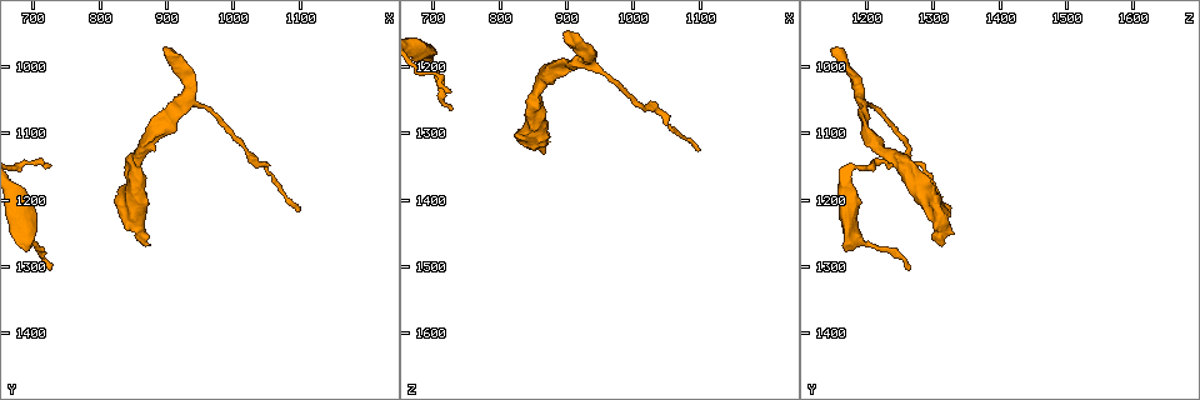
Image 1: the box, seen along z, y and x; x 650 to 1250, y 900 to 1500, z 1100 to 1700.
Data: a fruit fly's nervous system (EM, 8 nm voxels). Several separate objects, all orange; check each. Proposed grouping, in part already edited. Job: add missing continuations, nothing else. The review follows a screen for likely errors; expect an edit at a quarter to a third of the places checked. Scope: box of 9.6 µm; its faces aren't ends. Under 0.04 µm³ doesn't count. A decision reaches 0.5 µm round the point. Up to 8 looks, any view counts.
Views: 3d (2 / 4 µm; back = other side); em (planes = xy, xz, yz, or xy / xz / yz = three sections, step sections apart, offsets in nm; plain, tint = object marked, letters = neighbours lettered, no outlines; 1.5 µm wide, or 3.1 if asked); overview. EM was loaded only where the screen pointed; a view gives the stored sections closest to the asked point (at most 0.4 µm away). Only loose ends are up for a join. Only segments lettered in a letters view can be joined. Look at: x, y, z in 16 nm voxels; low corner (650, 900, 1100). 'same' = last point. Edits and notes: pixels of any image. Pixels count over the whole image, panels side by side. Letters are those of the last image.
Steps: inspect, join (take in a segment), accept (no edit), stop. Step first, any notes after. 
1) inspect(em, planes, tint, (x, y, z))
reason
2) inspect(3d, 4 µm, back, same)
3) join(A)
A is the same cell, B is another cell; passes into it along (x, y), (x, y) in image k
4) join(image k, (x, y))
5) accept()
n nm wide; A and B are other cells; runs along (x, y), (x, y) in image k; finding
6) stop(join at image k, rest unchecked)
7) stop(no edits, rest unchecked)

inspect(3d, 2 µm, (720, 1150, 1240))
thin end

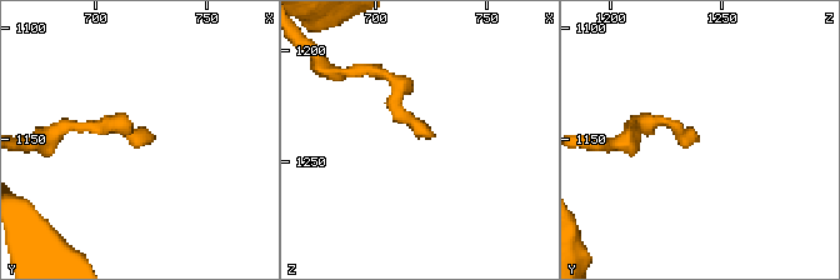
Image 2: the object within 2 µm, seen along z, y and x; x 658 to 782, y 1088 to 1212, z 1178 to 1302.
inspect(em, planes, plain, (724, 1147, 1239))
shape alone is not enough

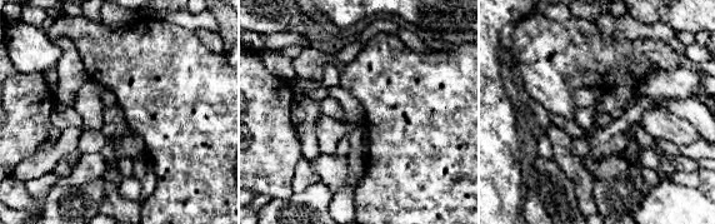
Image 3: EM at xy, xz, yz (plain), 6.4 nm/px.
inspect(em, planes, letters, same)
what lies round it

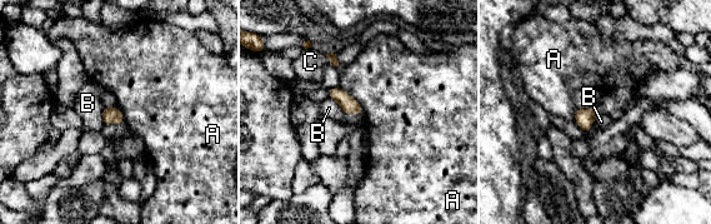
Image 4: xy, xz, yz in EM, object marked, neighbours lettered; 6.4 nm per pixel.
accept()
A, B and C are other cells; border along (340, 86), (356, 100), (364, 113) in image 4; none of them fits

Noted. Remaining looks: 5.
inspect(3d, 4 µm, (900, 975, 1145))

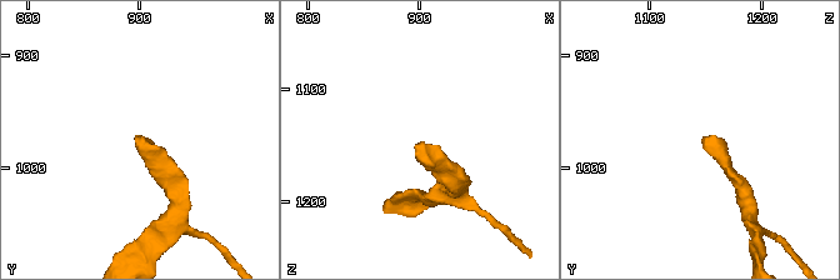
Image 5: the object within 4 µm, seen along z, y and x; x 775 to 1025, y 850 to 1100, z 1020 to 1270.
inspect(em, yz, step 4, tint, (900, 976, 1148))

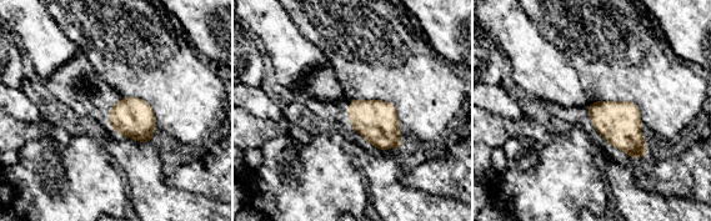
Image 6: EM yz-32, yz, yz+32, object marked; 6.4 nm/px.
inspect(em, planes, letters, same)
cut it another way

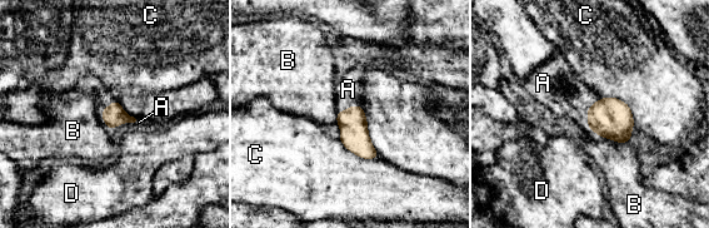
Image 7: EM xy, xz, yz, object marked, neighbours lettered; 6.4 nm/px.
join(A)
140 nm wide; A is the same cell, B, C and D are other cells; passes into it along (354, 135), (355, 105), (348, 89) in image 7; it goes on there

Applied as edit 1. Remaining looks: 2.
stop(join at image 7, rest unchecked)

